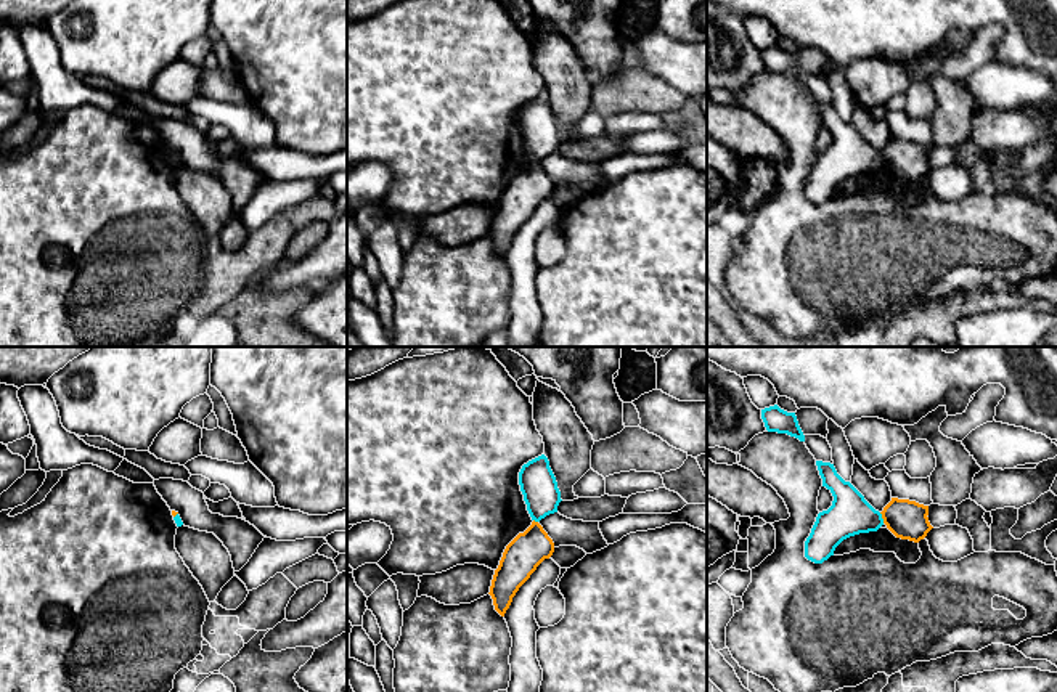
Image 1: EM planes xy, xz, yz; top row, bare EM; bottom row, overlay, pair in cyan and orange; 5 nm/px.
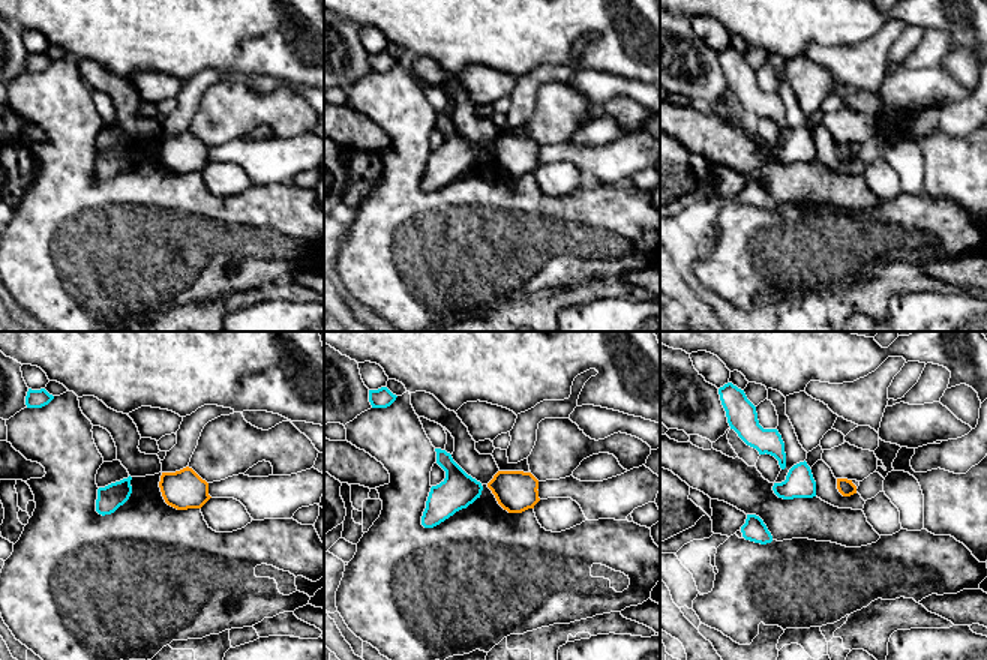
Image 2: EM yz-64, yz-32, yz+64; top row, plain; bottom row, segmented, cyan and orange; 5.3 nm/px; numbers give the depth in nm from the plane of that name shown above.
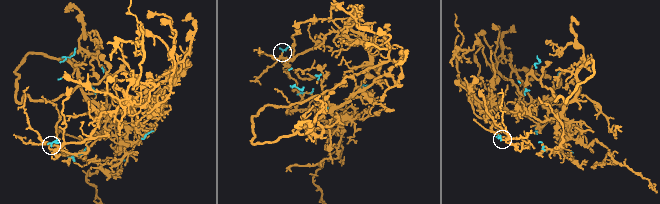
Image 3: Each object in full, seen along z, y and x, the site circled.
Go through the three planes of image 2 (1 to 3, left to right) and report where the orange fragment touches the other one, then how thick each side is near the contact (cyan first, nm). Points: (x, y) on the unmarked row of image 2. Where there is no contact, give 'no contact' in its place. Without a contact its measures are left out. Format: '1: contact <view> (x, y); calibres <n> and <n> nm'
1: no contact
2: no contact
3: no contact

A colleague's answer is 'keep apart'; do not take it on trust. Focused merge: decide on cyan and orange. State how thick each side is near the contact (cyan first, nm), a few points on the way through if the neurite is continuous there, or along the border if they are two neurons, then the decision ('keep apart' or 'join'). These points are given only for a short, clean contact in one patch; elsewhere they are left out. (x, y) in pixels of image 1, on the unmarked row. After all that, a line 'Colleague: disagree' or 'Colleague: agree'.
calibres 220 and 190 nm; border yz (879, 153), (884, 162); keep apart
Colleague: agree

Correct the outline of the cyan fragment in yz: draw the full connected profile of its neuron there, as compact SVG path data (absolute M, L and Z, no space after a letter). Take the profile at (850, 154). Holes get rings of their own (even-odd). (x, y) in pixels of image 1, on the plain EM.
M816 101L816 106L822 127L832 133L834 141L827 151L818 154L805 181L805 197L822 204L834 196L843 180L877 172L884 165L884 159L850 122L837 114L834 104Z

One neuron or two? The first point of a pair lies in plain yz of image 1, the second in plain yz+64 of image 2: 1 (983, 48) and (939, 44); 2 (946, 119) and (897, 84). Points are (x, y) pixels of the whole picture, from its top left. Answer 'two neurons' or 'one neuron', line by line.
1: one neuron
2: two neurons

